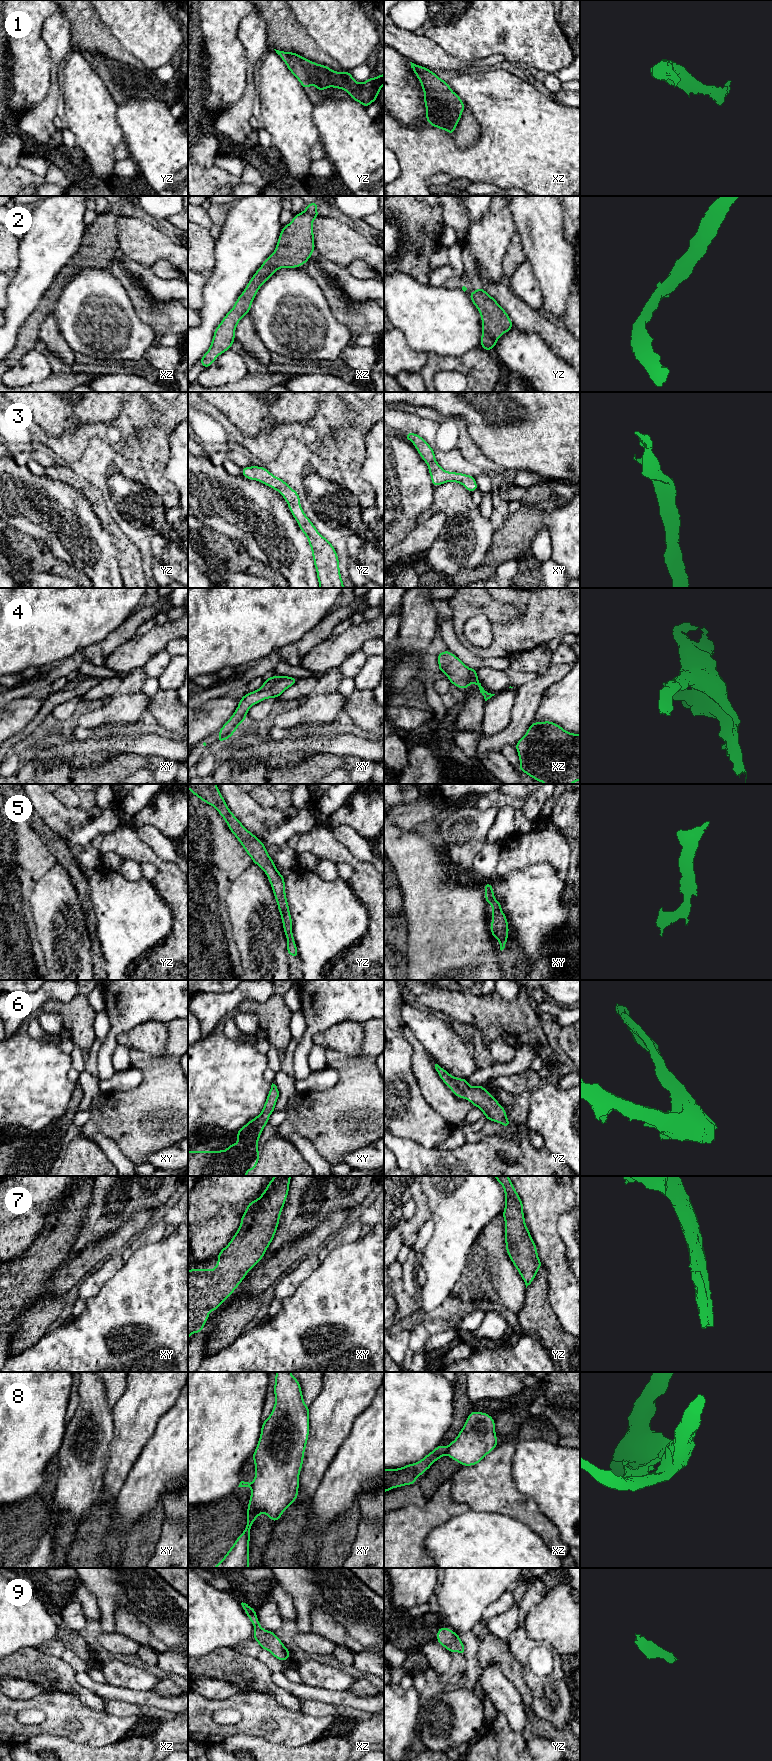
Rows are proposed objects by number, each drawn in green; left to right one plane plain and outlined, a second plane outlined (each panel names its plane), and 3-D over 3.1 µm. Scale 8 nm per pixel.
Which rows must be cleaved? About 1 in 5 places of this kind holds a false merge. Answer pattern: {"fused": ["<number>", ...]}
{"fused": ["8"]}

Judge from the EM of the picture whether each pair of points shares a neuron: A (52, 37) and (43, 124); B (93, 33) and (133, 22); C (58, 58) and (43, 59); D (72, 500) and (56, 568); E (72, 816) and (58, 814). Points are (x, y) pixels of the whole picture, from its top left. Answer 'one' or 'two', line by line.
A: one
B: two
C: two
D: two
E: one

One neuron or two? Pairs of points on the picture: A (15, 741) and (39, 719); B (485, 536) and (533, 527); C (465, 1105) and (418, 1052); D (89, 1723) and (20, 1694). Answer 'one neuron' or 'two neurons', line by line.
A: one neuron
B: two neurons
C: one neuron
D: two neurons

